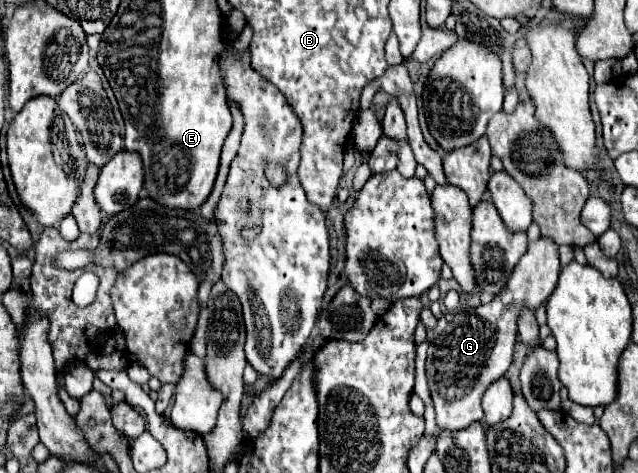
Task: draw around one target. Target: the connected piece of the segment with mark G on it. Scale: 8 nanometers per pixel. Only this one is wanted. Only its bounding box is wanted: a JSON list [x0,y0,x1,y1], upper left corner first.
[427,238,559,432]

